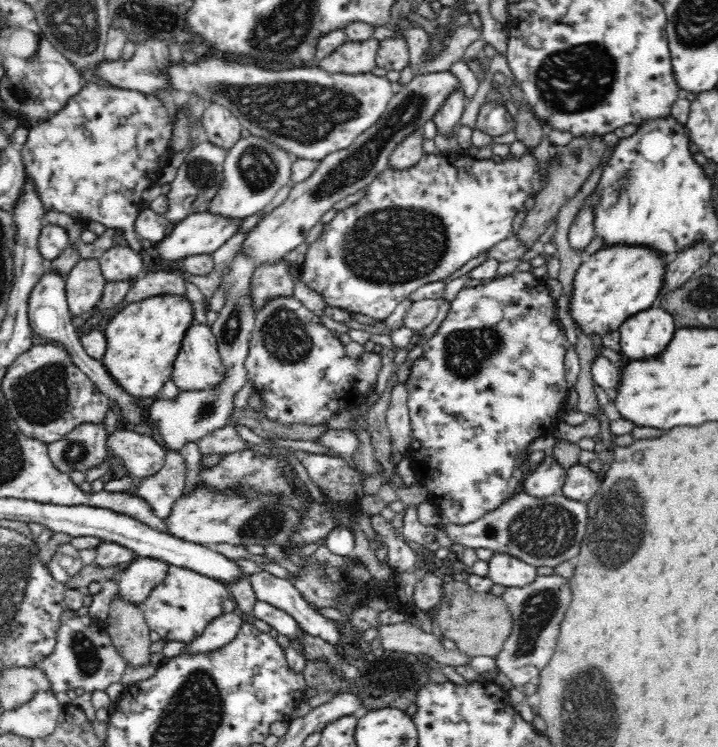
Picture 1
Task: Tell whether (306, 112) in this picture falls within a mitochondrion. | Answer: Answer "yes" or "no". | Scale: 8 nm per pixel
yes

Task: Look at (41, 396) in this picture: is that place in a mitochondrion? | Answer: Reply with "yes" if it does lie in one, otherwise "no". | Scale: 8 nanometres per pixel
yes

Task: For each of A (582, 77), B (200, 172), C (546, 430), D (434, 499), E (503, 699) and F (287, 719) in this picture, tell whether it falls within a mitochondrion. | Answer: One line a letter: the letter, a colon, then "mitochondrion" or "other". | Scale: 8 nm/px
A: mitochondrion
B: mitochondrion
C: other
D: other
E: other
F: other

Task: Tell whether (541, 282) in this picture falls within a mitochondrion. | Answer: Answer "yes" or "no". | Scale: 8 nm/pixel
no

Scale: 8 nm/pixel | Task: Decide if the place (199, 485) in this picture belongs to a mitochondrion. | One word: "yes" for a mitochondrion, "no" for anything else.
no

